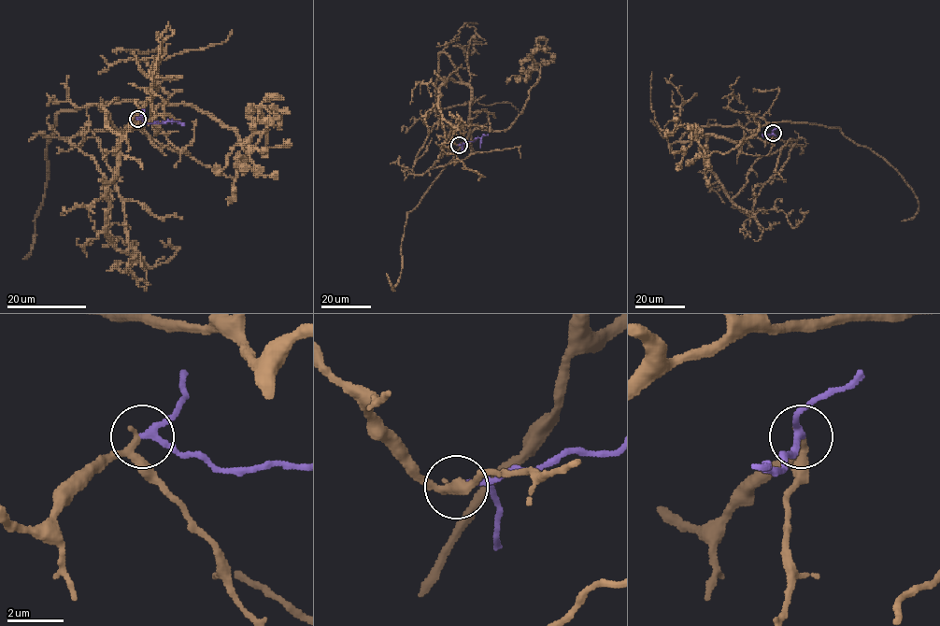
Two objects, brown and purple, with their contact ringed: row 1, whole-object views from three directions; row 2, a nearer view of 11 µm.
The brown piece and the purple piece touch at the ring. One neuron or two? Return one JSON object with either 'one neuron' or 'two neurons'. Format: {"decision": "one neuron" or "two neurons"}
{"decision": "one neuron"}

